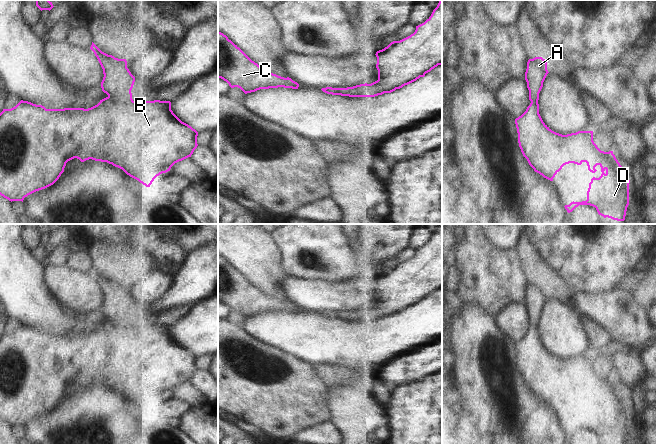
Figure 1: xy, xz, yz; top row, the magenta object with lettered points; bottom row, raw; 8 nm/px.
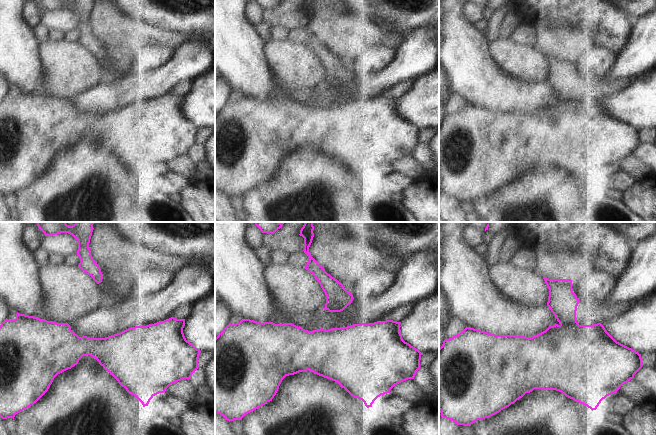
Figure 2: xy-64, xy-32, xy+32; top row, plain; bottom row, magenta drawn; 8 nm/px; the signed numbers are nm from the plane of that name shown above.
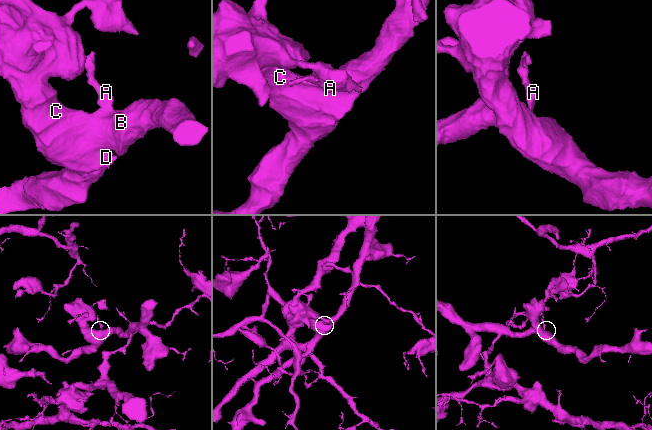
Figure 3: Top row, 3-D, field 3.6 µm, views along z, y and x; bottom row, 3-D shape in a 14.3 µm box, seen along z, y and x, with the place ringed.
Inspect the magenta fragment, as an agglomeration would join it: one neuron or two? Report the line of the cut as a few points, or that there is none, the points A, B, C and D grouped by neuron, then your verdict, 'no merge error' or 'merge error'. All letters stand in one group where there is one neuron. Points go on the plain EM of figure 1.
cut none; groups A B C D; no merge error

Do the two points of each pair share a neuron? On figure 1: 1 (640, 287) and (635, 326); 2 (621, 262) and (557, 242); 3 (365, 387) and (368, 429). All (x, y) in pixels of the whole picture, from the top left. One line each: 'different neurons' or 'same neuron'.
1: different neurons
2: same neuron
3: same neuron

